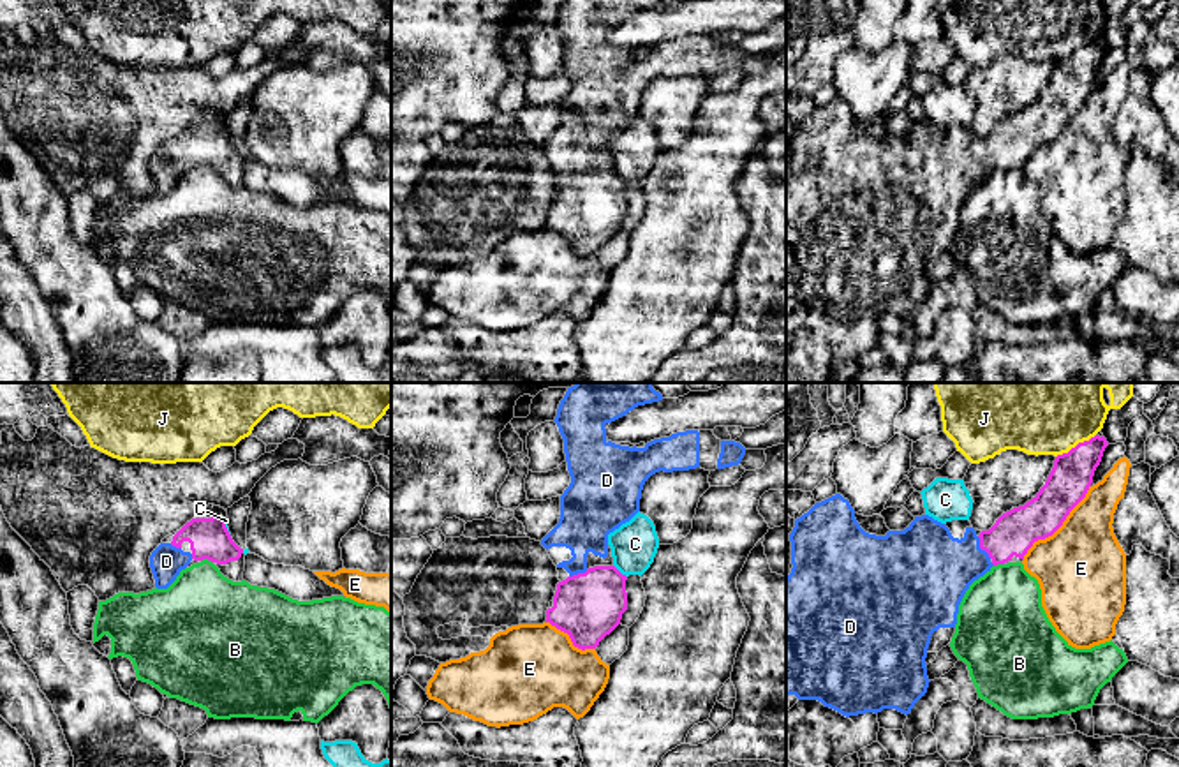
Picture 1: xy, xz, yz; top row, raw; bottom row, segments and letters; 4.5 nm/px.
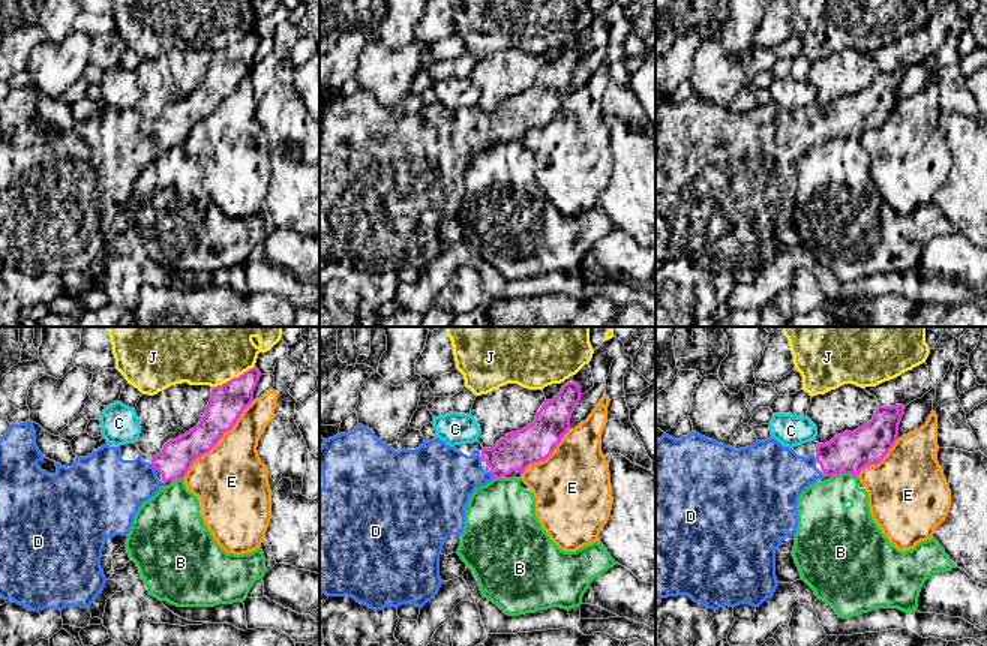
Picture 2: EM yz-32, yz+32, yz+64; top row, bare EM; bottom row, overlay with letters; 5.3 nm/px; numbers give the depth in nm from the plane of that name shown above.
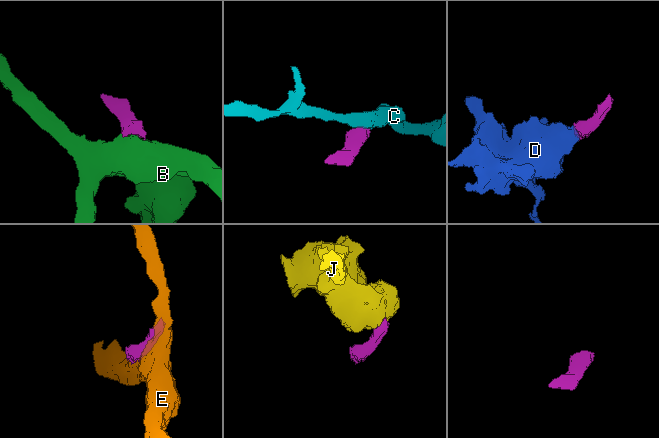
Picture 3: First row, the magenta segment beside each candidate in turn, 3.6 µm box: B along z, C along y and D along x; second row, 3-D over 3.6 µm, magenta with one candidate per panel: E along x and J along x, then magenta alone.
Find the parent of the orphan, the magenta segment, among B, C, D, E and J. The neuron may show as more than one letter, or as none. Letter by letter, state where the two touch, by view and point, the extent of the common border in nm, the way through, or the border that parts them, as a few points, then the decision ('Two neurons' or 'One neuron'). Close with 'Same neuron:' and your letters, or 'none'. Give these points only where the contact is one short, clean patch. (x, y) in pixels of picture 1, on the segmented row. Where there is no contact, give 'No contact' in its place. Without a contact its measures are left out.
B: Touches magenta at xy (207, 558). Shared border 60 nm. Boundary: xy (201, 559), (212, 563). Two neurons
C: Touches magenta at xz (619, 572). Shared border 90 nm. Boundary: xz (614, 565), (626, 577). Two neurons
D: Touches magenta at yz (980, 547). Shared border 120 nm. One neuron
E: Touches magenta at yz (1060, 526). Shared border 460 nm. Two neurons
J: Touches magenta at yz (1077, 445). Shared border 220 nm. Two neurons
Same neuron: D

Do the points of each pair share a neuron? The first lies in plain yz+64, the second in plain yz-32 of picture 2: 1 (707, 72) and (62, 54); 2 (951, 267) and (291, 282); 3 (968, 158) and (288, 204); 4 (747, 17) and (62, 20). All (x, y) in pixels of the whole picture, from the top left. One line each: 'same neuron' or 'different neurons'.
1: same neuron
2: different neurons
3: same neuron
4: same neuron

